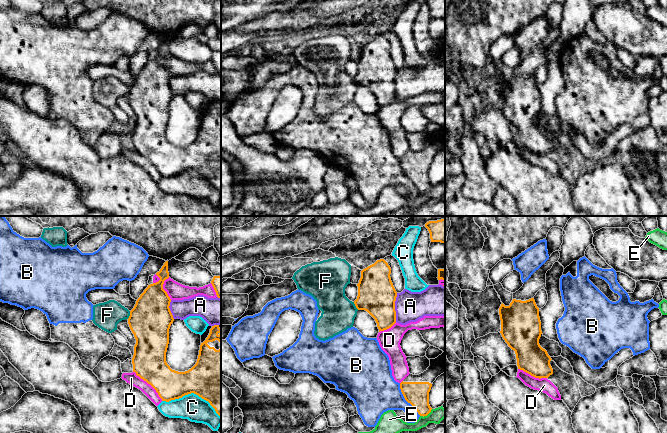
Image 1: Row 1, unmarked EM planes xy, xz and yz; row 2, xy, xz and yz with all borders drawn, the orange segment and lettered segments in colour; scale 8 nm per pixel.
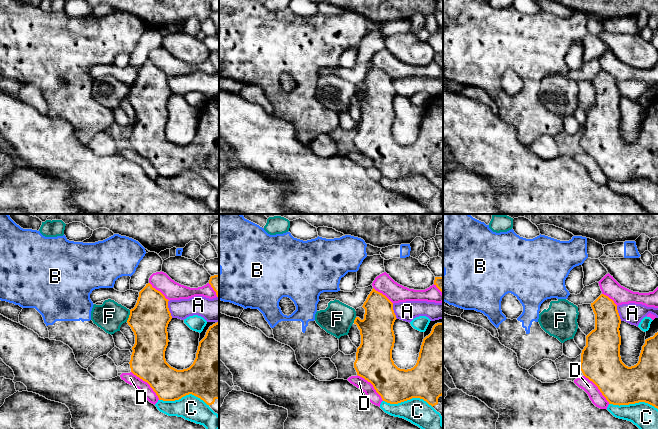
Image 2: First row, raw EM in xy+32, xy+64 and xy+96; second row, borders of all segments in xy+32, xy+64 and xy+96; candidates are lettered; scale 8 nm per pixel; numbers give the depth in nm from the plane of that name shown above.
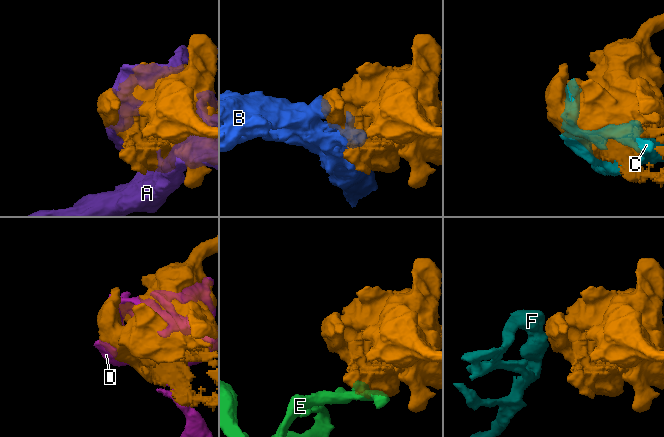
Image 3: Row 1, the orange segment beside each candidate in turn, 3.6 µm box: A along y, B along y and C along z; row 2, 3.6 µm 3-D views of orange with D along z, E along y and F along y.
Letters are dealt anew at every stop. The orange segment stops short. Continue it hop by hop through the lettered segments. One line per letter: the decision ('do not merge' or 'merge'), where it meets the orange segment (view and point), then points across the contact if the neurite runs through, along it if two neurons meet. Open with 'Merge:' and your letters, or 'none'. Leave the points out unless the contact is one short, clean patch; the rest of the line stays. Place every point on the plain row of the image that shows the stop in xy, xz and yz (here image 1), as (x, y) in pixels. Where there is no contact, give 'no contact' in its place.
Merge: none
A: do not merge; contact xz (394, 83)
B: do not merge; contact xz (405, 175)
C: do not merge; contact xy (193, 168)
D: do not merge; contact xy (149, 159)
E: do not merge; contact xz (426, 191); border xz (432, 185), (426, 191), (420, 192)
F: do not merge; contact xy (130, 91); border xy (130, 87), (130, 91), (127, 94)

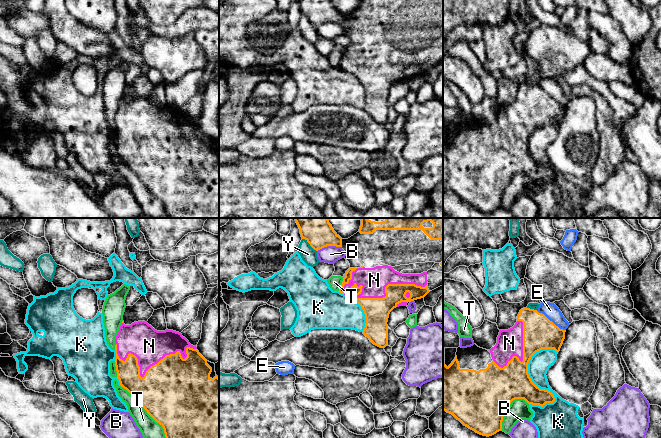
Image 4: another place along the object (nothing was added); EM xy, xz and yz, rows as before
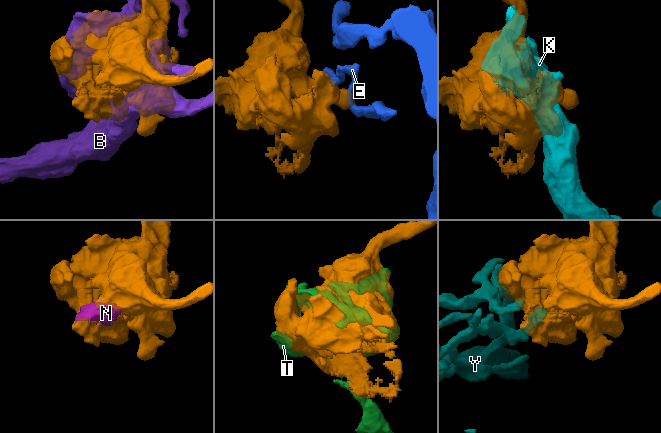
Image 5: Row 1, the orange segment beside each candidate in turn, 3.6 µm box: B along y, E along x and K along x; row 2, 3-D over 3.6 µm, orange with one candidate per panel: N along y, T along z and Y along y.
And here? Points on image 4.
Merge: N
B: do not merge; contact xz (329, 21)
E: do not merge; contact yz (551, 97); border yz (537, 87), (565, 106)
K: do not merge; contact yz (534, 160)
N: merge; contact xy (147, 146)
T: do not merge; contact xy (148, 189)
Y: do not merge; contact xz (309, 19)

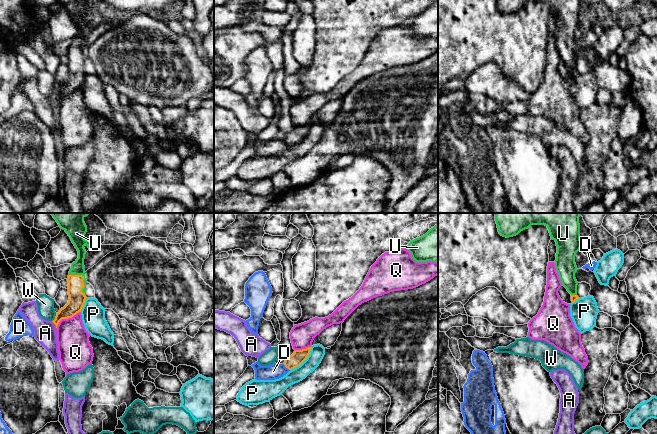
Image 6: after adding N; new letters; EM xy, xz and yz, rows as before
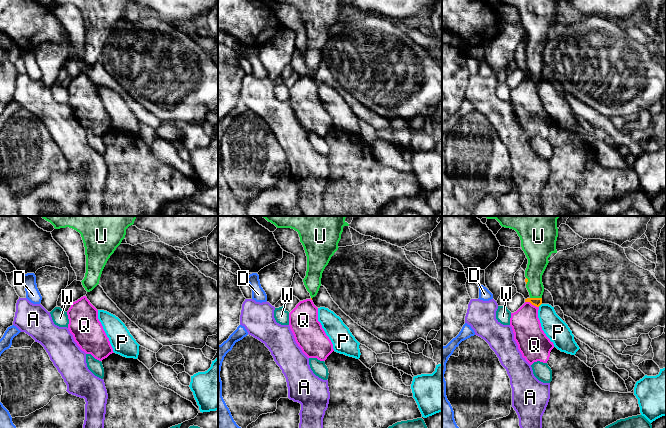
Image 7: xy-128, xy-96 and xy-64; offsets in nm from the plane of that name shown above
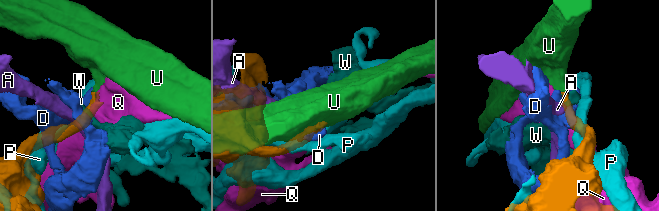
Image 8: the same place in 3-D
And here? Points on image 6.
Merge: U
A: do not merge; contact xy (55, 100); border xy (52, 97), (56, 104)
D: do not merge; contact xz (286, 143)
P: do not merge; contact xz (303, 137)
Q: do not merge; contact xy (67, 94)
U: merge; contact xy (83, 54); way xy (77, 74), (77, 60), (83, 54), (77, 47), (77, 44)
W: do not merge; contact xy (55, 93); border xy (56, 89), (51, 97)

